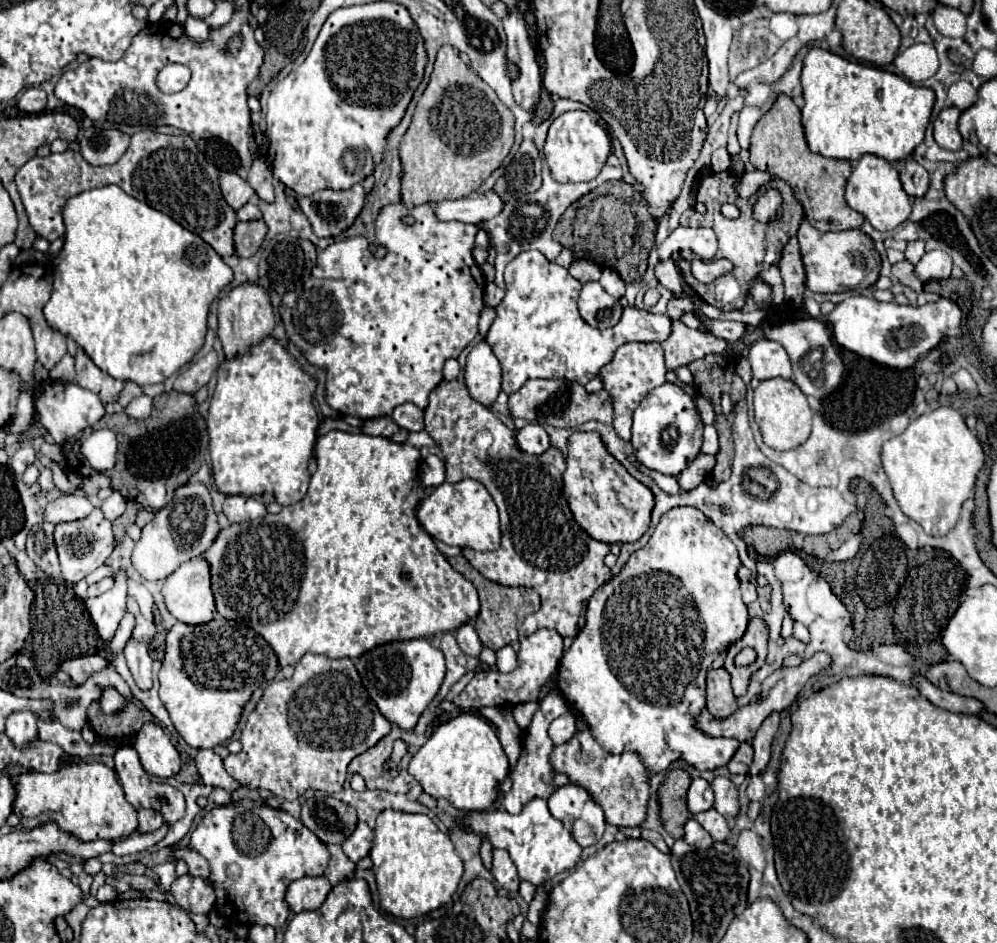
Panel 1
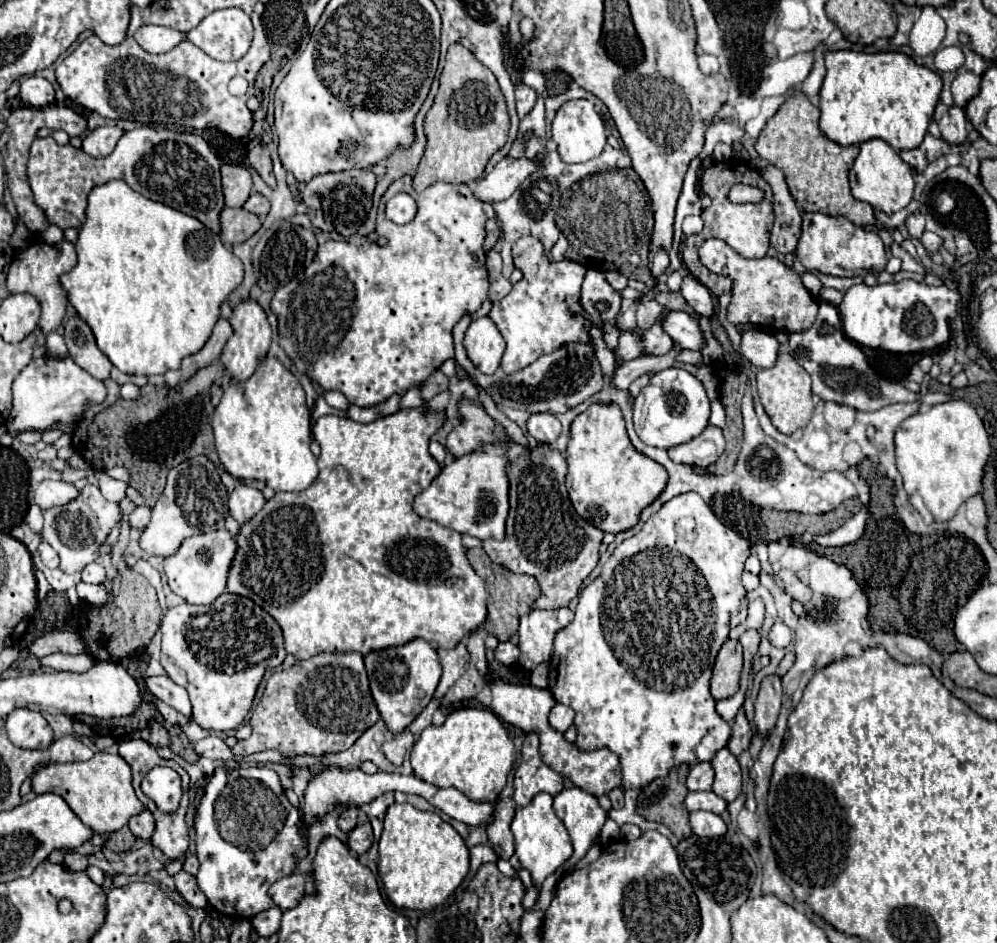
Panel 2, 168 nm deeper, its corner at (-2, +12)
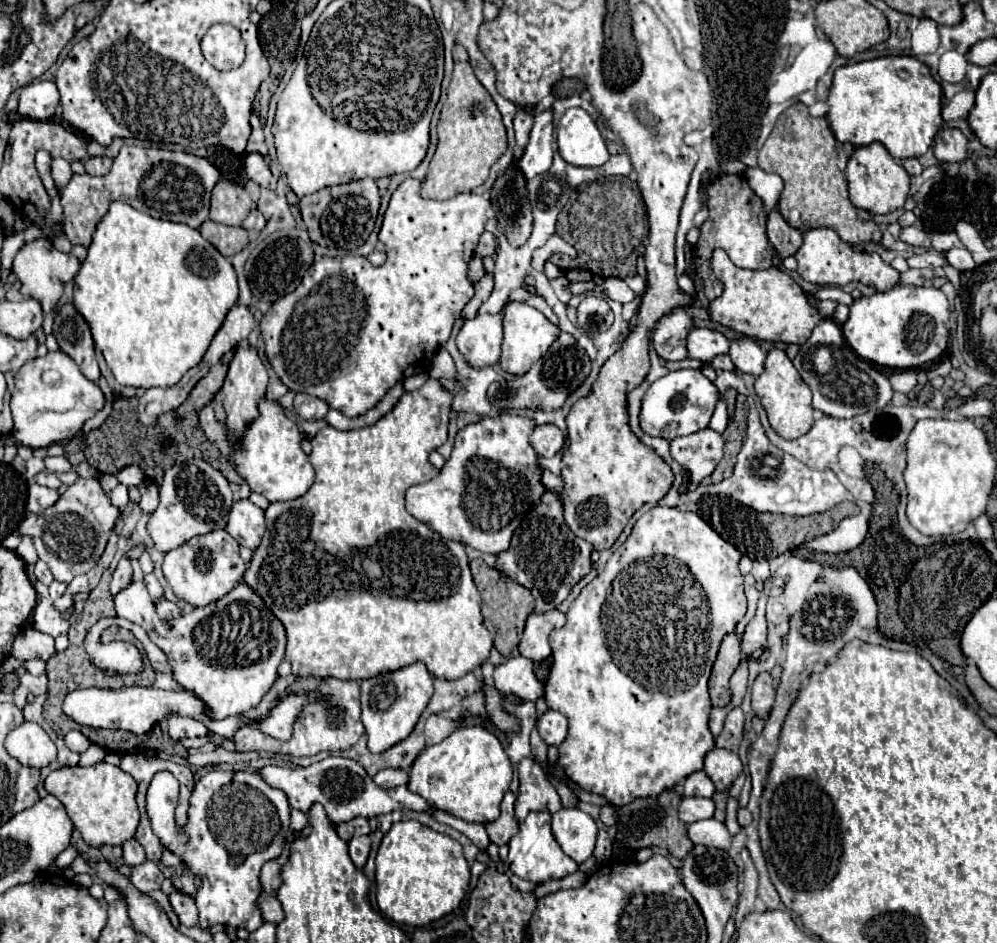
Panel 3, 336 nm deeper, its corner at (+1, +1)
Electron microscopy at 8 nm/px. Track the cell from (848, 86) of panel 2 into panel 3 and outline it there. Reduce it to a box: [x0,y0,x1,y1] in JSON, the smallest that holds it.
[827,56,941,160]

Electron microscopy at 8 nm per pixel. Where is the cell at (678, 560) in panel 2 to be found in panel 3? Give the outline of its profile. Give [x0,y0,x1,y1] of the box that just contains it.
[545,506,745,806]

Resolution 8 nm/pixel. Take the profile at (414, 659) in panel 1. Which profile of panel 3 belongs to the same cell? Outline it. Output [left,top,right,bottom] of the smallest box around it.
[361,662,433,754]

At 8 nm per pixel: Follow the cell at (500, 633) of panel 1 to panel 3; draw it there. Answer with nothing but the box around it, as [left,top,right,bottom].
[469,558,534,656]

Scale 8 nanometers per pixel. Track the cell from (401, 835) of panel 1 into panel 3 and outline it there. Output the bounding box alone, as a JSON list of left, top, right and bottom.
[375,820,469,926]

